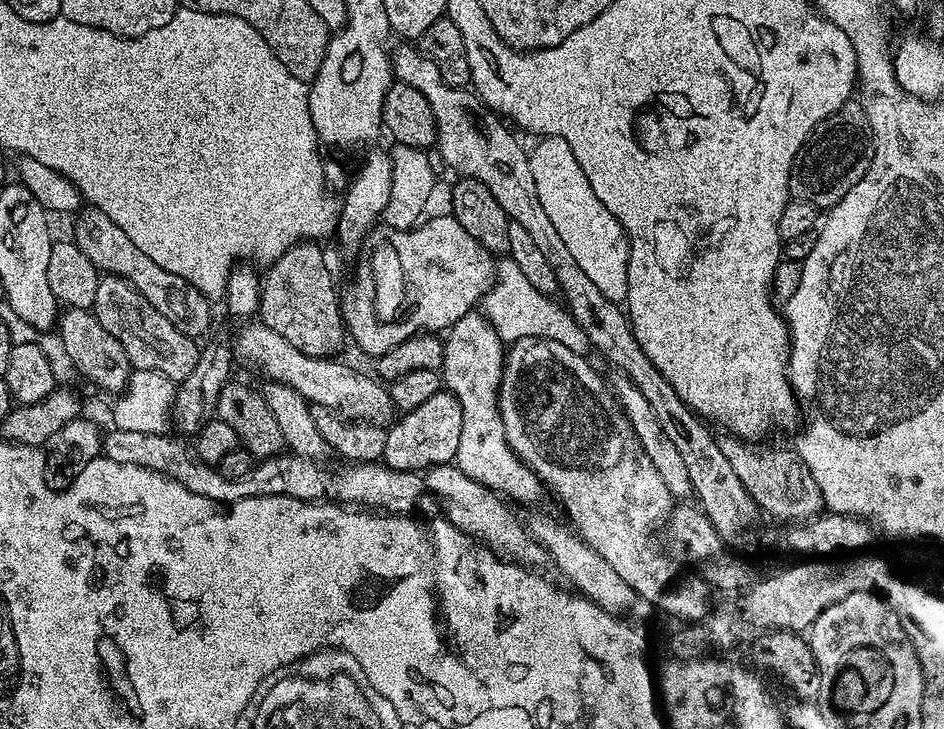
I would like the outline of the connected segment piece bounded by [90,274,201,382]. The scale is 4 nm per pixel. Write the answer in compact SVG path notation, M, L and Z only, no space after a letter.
M101 275L98 282L98 294L94 294L91 312L122 342L122 350L126 350L133 369L152 368L160 371L173 382L185 380L198 366L201 345L187 336L169 318L160 314L147 302L146 298L131 285L131 282L120 276Z

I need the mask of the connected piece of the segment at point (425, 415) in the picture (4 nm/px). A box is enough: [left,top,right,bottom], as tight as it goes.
[382,391,462,473]

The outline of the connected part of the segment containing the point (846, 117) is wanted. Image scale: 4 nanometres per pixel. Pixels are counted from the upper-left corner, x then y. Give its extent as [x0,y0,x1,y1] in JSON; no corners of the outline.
[788,98,876,209]

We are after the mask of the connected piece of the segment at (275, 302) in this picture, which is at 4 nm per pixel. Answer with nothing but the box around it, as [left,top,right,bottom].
[259,242,346,357]

